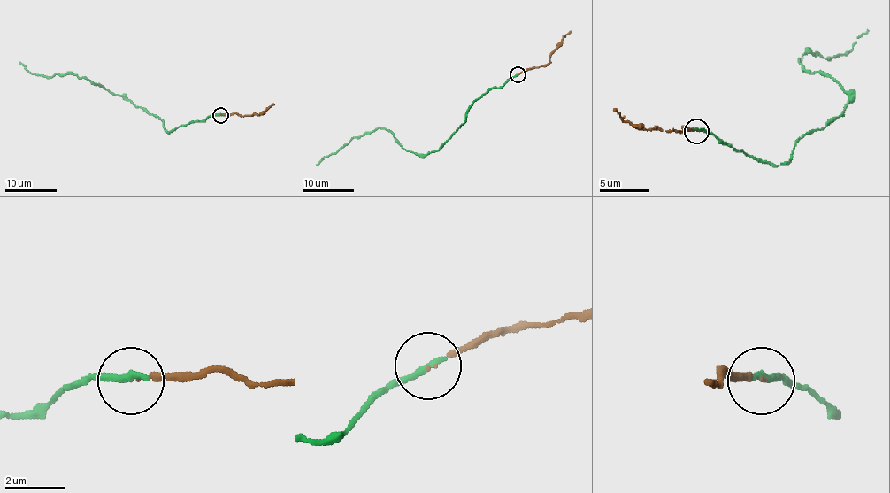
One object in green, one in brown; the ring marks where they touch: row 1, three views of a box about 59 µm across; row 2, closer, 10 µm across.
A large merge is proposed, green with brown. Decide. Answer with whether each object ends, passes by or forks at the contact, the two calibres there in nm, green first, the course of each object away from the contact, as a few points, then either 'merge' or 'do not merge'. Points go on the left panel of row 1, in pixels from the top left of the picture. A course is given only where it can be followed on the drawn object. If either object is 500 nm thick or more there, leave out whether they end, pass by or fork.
green ends | brown ends | 280/40 nm | green via (220, 115), (192, 120), (168, 134), (157, 117), (93, 81), (73, 73), (34, 75), (19, 62) | brown via (220, 115), (262, 114), (273, 103) | merge

